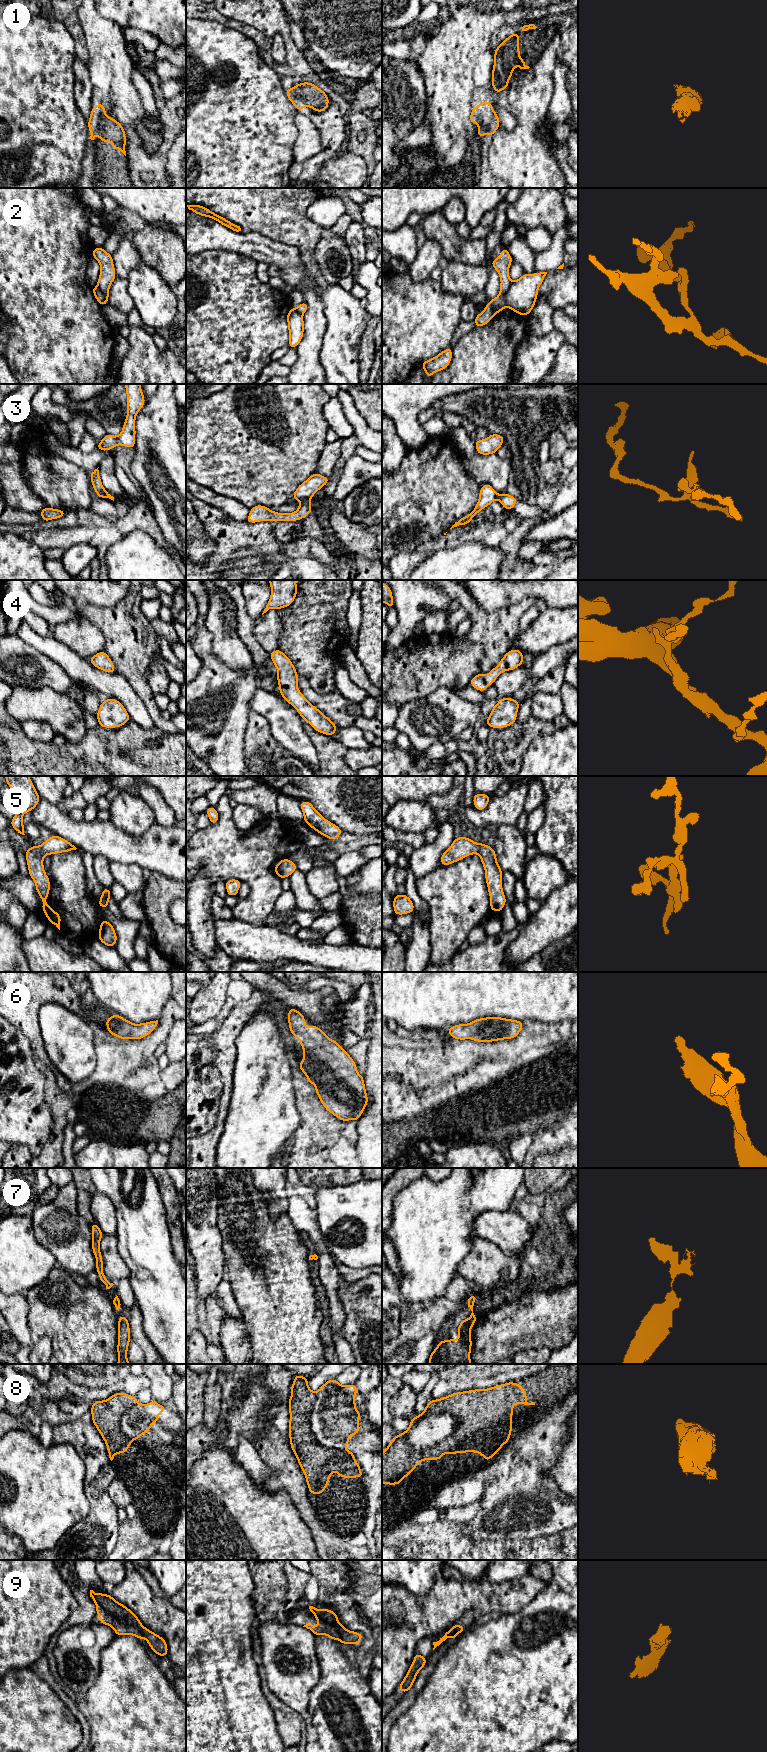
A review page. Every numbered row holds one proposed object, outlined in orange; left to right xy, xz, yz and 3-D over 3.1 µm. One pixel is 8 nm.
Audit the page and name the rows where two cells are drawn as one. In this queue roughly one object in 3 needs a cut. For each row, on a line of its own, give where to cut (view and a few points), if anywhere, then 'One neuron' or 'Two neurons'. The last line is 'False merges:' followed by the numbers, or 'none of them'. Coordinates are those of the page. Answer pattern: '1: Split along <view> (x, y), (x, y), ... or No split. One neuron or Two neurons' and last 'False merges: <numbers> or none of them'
1: No split. One neuron
2: Split along yz (512, 282), (505, 294), (506, 305). Two neurons
3: Split along xz (309, 498), (302, 500). Two neurons
4: No split. One neuron
5: No split. One neuron
6: No split. One neuron
7: No split. One neuron
8: Split along yz (457, 1420), (448, 1436), (423, 1452), (416, 1452), (406, 1441). Two neurons
9: No split. One neuron
False merges: 2, 3, 8

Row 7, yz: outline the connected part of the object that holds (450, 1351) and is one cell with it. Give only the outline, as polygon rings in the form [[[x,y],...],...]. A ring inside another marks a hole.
[[[475,1297],[468,1299],[471,1316],[458,1325],[459,1337],[455,1340],[441,1340],[429,1356],[429,1364],[472,1364],[470,1359],[472,1339],[471,1328],[476,1323],[474,1312]]]

